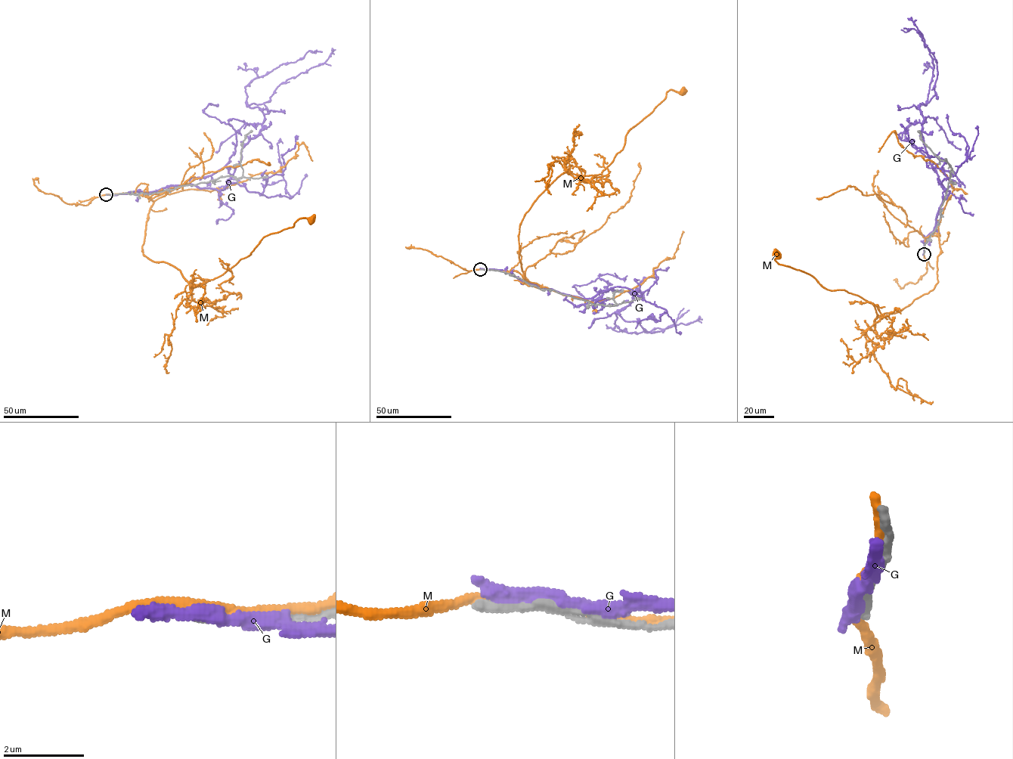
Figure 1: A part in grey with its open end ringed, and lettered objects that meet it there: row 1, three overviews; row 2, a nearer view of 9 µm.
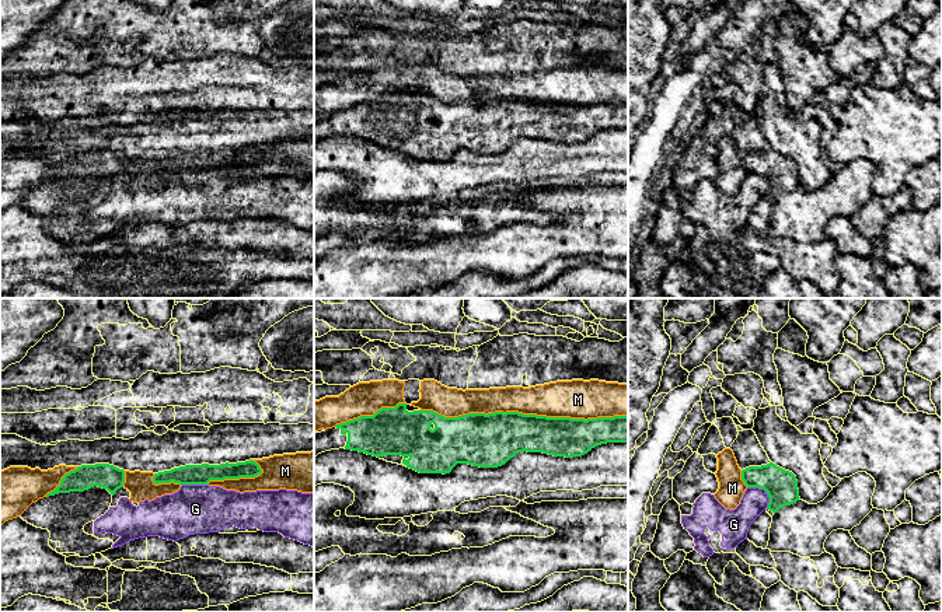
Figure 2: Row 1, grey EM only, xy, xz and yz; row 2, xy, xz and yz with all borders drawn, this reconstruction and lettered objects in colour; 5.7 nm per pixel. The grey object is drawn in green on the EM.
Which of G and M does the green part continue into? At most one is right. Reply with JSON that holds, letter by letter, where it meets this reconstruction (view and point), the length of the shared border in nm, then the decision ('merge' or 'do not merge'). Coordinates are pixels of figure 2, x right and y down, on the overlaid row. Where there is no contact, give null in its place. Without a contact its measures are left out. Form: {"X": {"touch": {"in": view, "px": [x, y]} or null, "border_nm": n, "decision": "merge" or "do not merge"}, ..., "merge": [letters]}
{"G": {"touch": {"in": "yz", "px": [766, 490]}, "border_nm": 180, "decision": "do not merge"}, "M": {"touch": {"in": "xz", "px": [524, 415]}, "border_nm": 1200, "decision": "do not merge"}, "merge": []}

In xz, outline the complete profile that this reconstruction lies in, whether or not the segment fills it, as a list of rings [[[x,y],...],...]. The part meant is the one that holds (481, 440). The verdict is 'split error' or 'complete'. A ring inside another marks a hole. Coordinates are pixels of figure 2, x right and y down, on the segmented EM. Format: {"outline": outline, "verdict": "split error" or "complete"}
{"outline": [[[398,403],[373,416],[360,416],[314,434],[314,458],[331,450],[352,450],[404,465],[419,473],[450,473],[457,464],[498,468],[519,452],[554,457],[582,457],[607,443],[628,443],[628,416],[571,419],[523,415],[519,412],[468,413],[444,417],[433,410]]], "verdict": "split error"}

